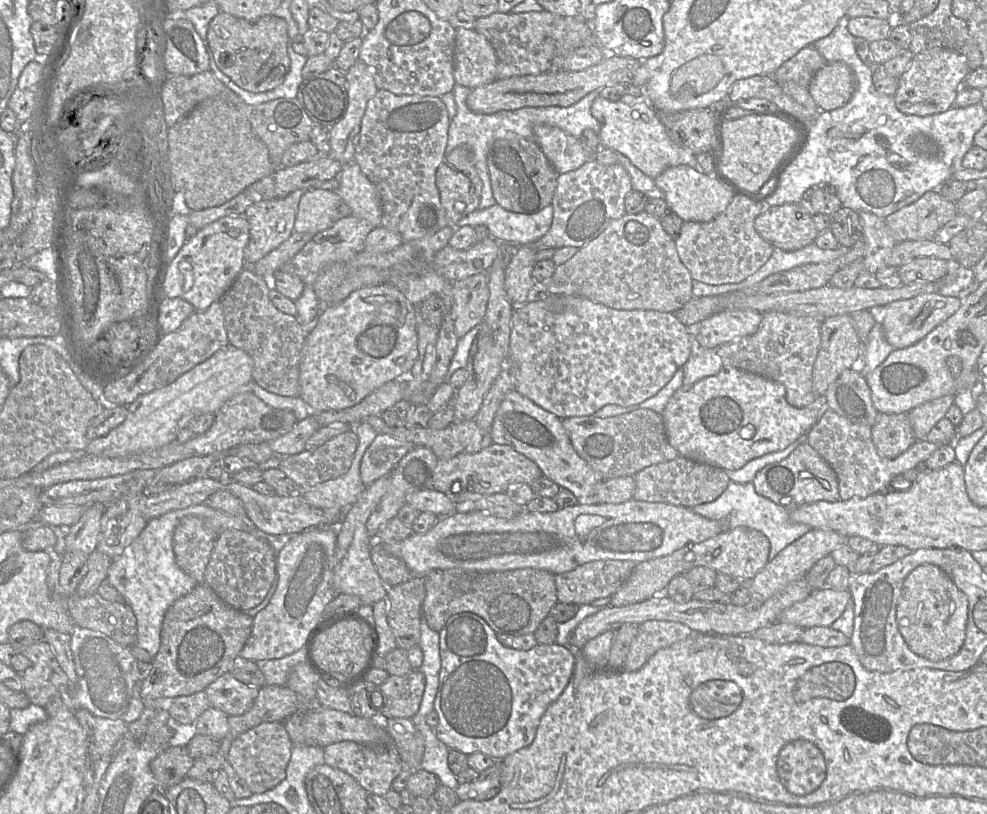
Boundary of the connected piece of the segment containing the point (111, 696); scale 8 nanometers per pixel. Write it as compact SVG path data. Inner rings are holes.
M75 624L70 647L78 680L74 689L63 699L66 706L72 711L85 709L101 718L121 718L126 724L139 719L144 711L140 694L142 681L137 660L130 648L118 644L101 632Z

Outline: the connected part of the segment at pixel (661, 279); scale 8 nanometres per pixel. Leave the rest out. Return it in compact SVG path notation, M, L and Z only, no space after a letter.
M642 211L638 214L624 214L621 218L613 220L595 239L578 249L576 254L565 263L556 266L553 276L543 286L539 287L543 295L567 295L587 298L595 303L603 304L616 310L655 310L665 313L675 313L693 298L692 277L681 262L673 239L662 227L660 219Z

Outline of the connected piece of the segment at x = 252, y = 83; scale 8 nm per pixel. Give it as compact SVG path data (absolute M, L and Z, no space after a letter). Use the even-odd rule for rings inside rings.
M219 11L210 21L207 40L220 71L246 91L261 93L273 90L283 83L289 71L288 25L275 15L248 22Z

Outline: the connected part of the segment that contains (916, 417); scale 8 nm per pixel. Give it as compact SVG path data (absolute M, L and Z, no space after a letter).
M945 395L940 398L920 404L908 412L909 421L916 440L925 440L932 427L942 418L954 402L955 395Z

